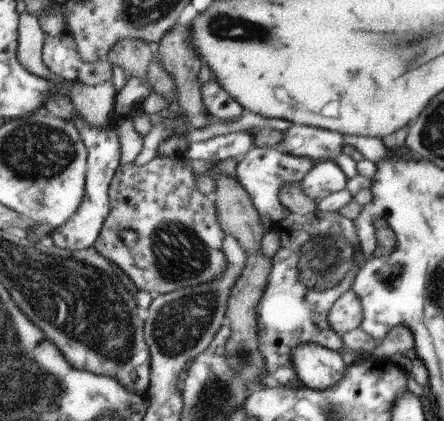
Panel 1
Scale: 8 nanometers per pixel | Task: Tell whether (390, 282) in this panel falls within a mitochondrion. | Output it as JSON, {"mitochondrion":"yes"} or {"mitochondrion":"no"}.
{"mitochondrion":"yes"}

